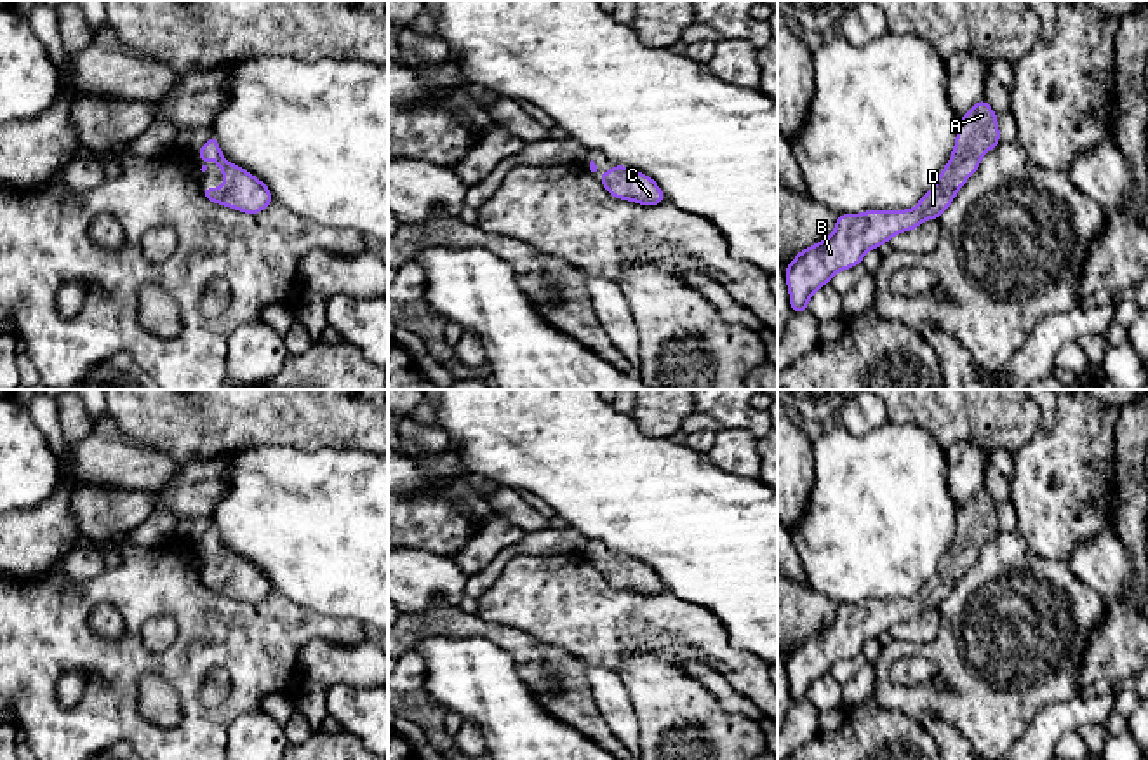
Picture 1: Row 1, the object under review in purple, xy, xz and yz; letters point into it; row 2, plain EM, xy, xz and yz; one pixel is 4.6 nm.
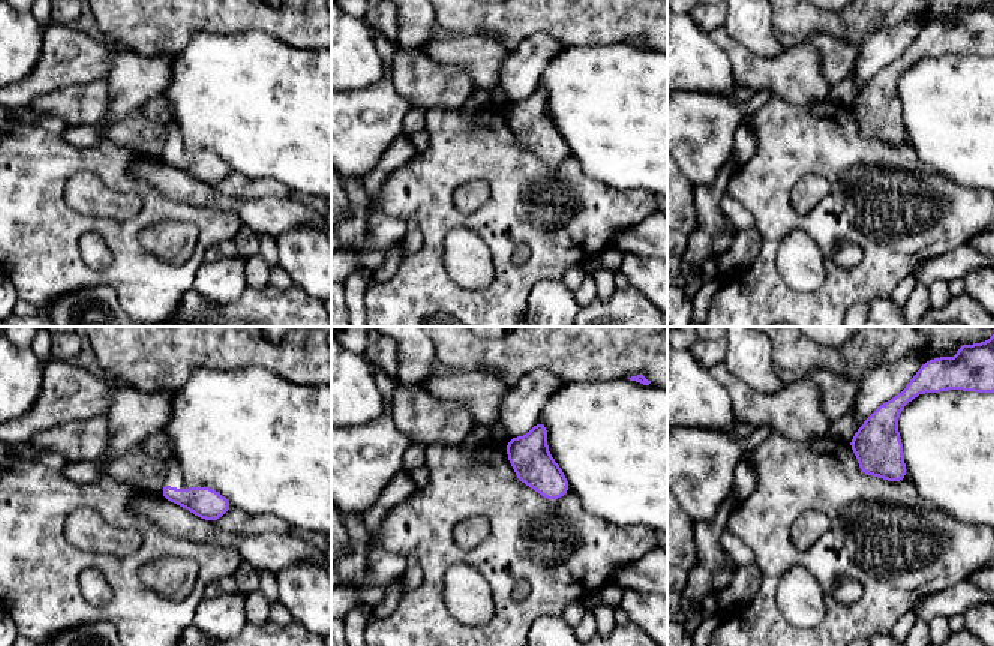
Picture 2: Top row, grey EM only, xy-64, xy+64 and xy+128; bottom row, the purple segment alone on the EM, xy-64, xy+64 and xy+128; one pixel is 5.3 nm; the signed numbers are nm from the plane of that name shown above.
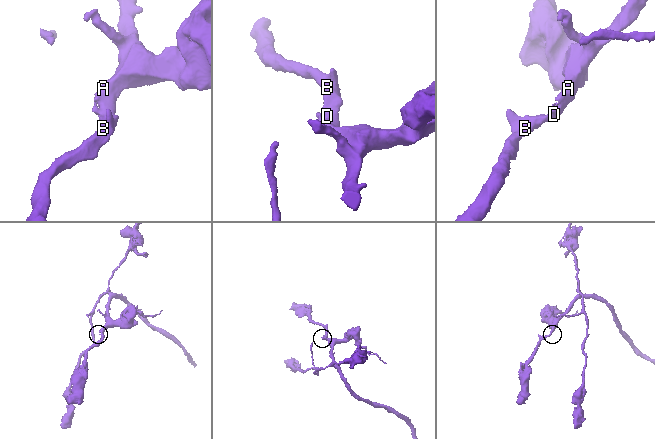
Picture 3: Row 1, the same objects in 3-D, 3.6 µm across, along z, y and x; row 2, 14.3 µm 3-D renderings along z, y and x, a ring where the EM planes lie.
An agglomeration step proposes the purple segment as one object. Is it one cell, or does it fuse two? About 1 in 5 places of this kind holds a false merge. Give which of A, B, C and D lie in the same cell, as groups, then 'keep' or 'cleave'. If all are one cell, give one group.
A B C D | keep

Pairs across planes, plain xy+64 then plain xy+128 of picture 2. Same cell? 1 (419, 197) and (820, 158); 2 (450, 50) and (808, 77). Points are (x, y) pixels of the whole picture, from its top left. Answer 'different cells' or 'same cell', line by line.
1: same cell
2: different cells

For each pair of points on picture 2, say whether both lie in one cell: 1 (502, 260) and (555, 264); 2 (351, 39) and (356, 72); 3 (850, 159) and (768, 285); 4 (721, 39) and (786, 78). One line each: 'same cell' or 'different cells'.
1: same cell
2: same cell
3: same cell
4: same cell

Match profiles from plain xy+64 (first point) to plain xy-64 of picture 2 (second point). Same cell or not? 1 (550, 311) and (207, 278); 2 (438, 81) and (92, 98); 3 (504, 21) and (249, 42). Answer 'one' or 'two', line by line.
1: one
2: one
3: two

